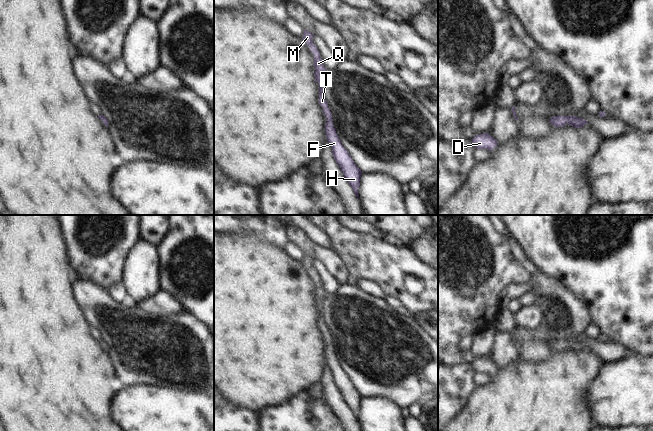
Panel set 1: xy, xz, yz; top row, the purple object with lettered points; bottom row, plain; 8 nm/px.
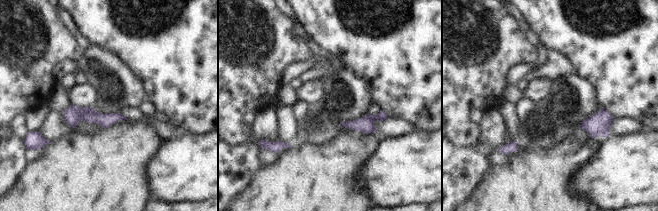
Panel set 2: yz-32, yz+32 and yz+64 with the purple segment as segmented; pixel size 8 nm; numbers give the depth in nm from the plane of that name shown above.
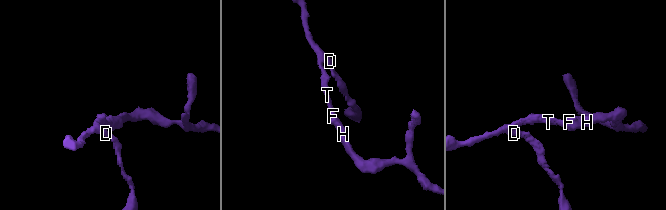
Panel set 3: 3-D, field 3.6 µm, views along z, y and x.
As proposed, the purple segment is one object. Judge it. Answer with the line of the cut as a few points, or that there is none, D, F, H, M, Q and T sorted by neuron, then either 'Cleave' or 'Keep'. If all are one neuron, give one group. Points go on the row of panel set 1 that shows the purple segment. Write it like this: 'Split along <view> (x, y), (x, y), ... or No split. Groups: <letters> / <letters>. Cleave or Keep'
No split. Groups: D F H M Q T. Keep.

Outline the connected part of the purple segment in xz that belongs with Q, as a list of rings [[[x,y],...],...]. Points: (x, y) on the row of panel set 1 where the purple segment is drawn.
[[[304,30],[302,40],[306,43],[307,46],[310,47],[311,53],[314,55],[314,77],[315,82],[319,83],[319,105],[323,107],[323,113],[326,115],[327,118],[327,122],[325,124],[327,141],[332,147],[332,154],[336,163],[338,164],[342,173],[344,174],[344,177],[352,187],[356,197],[359,199],[358,189],[360,186],[362,171],[356,166],[348,151],[342,145],[336,133],[336,129],[333,126],[332,114],[330,112],[330,109],[328,108],[328,103],[324,98],[322,86],[322,76],[326,72],[326,68],[323,65],[317,47],[313,44],[313,36],[314,34]]]

